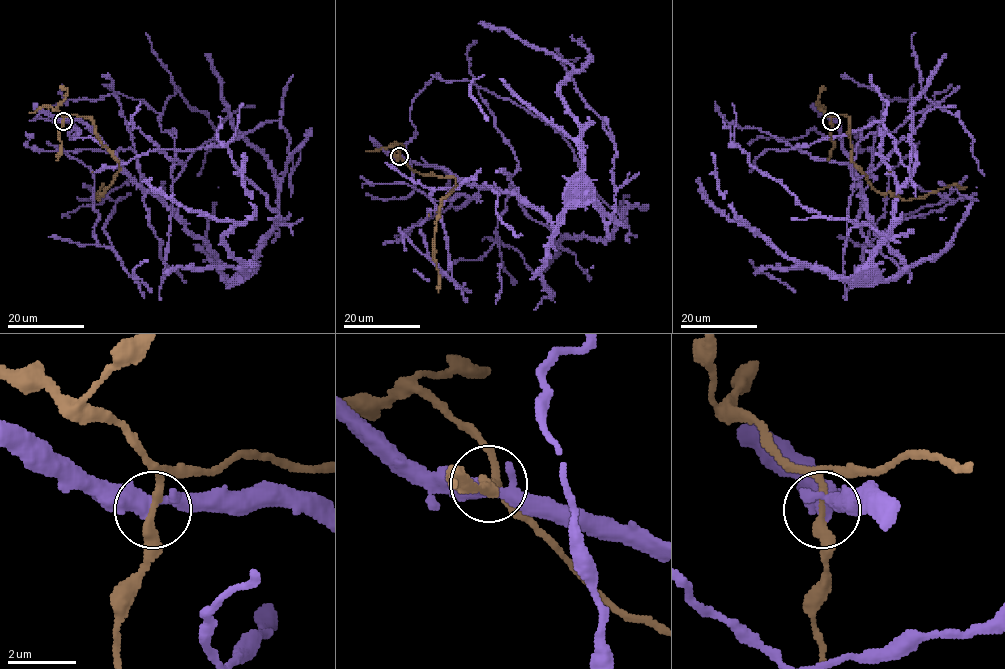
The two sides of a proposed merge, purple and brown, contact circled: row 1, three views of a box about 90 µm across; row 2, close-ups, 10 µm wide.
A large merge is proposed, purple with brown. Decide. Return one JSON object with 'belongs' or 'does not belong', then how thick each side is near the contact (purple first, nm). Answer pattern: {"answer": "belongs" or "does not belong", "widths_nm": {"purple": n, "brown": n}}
{"answer": "belongs", "widths_nm": {"purple": 360, "brown": 280}}

